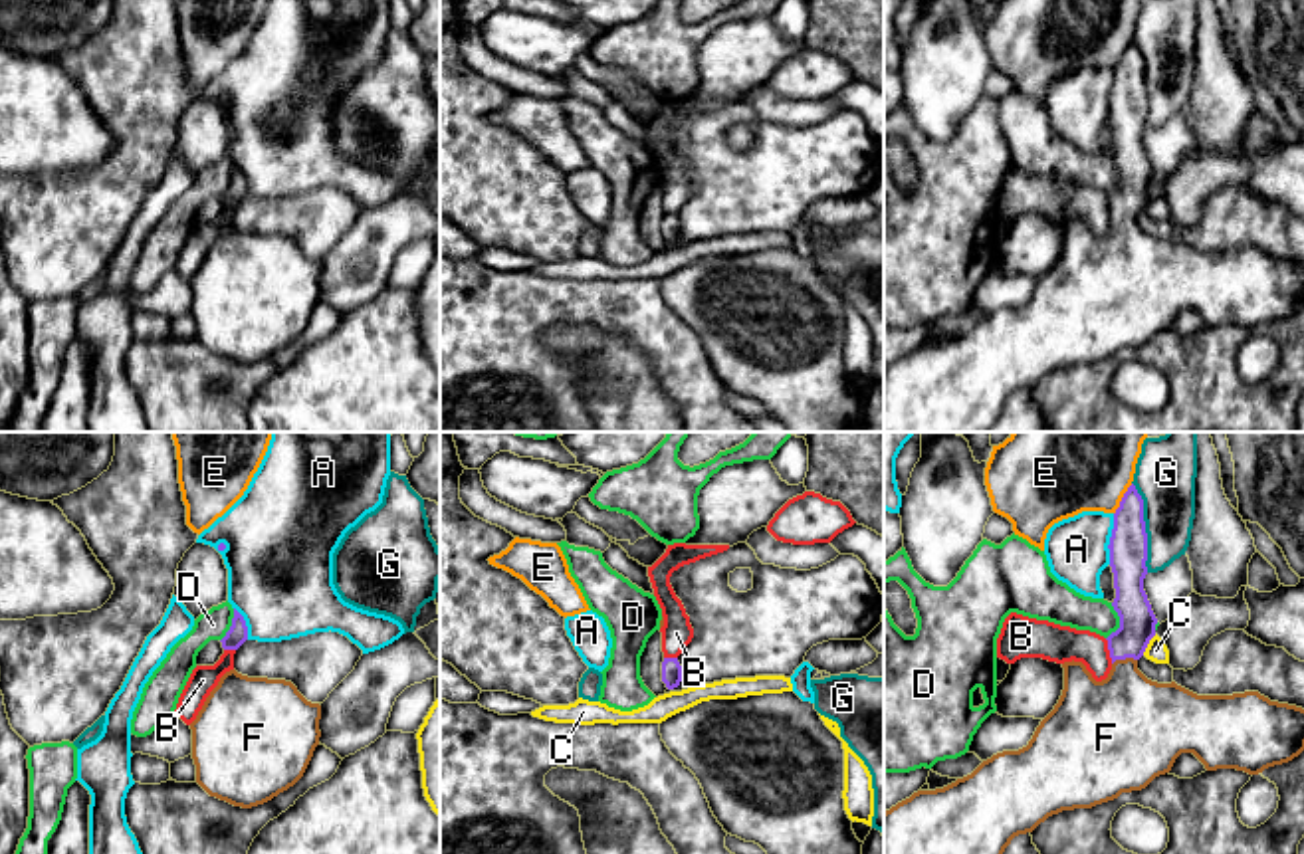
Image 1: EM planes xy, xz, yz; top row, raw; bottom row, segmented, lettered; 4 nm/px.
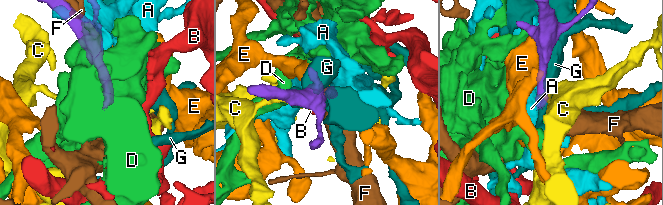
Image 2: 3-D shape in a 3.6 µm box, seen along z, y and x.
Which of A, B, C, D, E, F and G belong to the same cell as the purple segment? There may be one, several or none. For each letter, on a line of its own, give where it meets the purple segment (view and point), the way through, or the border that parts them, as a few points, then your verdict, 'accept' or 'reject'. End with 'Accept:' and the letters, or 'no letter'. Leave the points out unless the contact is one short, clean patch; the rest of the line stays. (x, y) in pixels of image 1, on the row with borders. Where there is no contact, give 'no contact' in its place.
A: yz (1110, 539) | reject
B: yz (1110, 650) | along yz (1104, 639), (1112, 662) | reject
C: yz (1148, 642) | along yz (1156, 635), (1142, 654) | reject
D: yz (1120, 621) | reject
E: yz (1122, 500) | reject
F: yz (1124, 658) | across yz (1138, 623), (1126, 644), (1124, 658), (1126, 720) | accept
G: yz (1144, 528) | reject
Accept: F

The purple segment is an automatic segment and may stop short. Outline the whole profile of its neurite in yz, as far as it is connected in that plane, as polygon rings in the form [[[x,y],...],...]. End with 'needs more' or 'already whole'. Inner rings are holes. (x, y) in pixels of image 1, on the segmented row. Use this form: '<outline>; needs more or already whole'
[[[1132,483],[1114,513],[1110,537],[1120,628],[1108,650],[1112,670],[1096,682],[1082,662],[1064,662],[1064,690],[1032,739],[1019,751],[983,761],[971,775],[935,789],[918,791],[884,812],[884,854],[1003,854],[1019,834],[1032,832],[1062,810],[1092,808],[1141,791],[1171,771],[1181,753],[1193,753],[1207,771],[1237,769],[1258,775],[1304,751],[1304,709],[1270,701],[1258,692],[1197,695],[1175,682],[1157,684],[1138,670],[1157,618],[1143,590],[1147,533],[1143,499]]]; needs more

